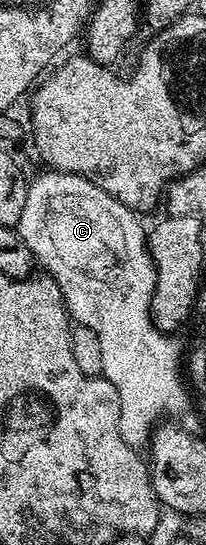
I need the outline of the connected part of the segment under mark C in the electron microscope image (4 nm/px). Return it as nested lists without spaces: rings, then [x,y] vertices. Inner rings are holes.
[[[51,168],[43,171],[35,179],[34,177],[28,183],[26,192],[26,204],[22,207],[22,216],[18,227],[18,235],[24,242],[26,248],[32,253],[33,259],[45,266],[47,277],[53,278],[58,284],[58,288],[64,297],[64,304],[68,308],[71,321],[77,326],[91,328],[94,336],[98,336],[98,345],[102,347],[102,368],[104,369],[102,377],[110,380],[118,392],[120,401],[120,415],[118,416],[118,432],[126,444],[137,448],[147,447],[149,445],[152,432],[161,421],[159,419],[163,414],[168,414],[171,410],[176,410],[184,402],[184,386],[180,383],[180,346],[175,342],[175,337],[169,336],[165,331],[157,329],[152,322],[152,297],[154,296],[154,284],[156,283],[156,269],[152,263],[152,257],[148,251],[148,239],[146,237],[146,226],[140,223],[141,215],[132,210],[129,206],[123,206],[122,203],[114,196],[102,192],[90,180],[86,180],[77,174],[64,174],[61,170]]]

